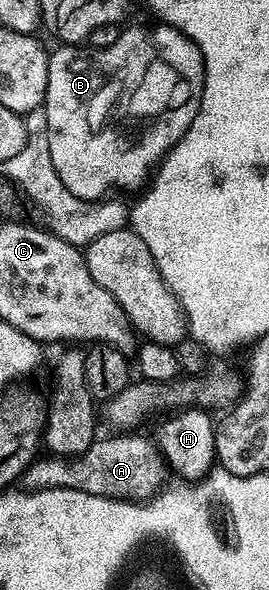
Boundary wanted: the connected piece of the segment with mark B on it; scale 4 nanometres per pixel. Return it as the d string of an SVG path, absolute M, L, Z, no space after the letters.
M156 24L157 26L129 26L126 25L121 31L119 40L115 40L115 44L107 44L105 48L86 48L81 44L61 44L56 48L57 51L52 51L49 54L49 71L47 72L47 92L45 93L44 111L47 116L47 140L51 144L51 164L55 164L55 172L59 176L59 180L63 180L63 184L71 193L77 198L84 198L86 200L101 200L106 196L112 195L114 192L121 192L117 190L133 190L136 186L144 187L147 179L156 171L160 161L169 153L169 149L175 146L187 132L187 128L191 124L191 120L195 120L195 116L199 112L199 104L203 96L203 84L205 83L205 65L203 64L203 56L199 52L199 48L190 40L183 32L179 32L174 26L167 26L164 24Z

